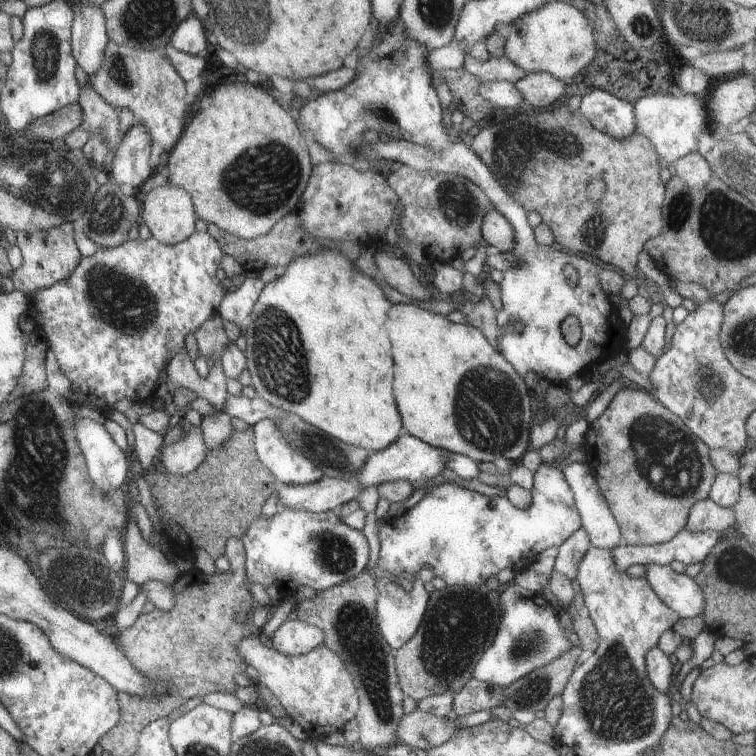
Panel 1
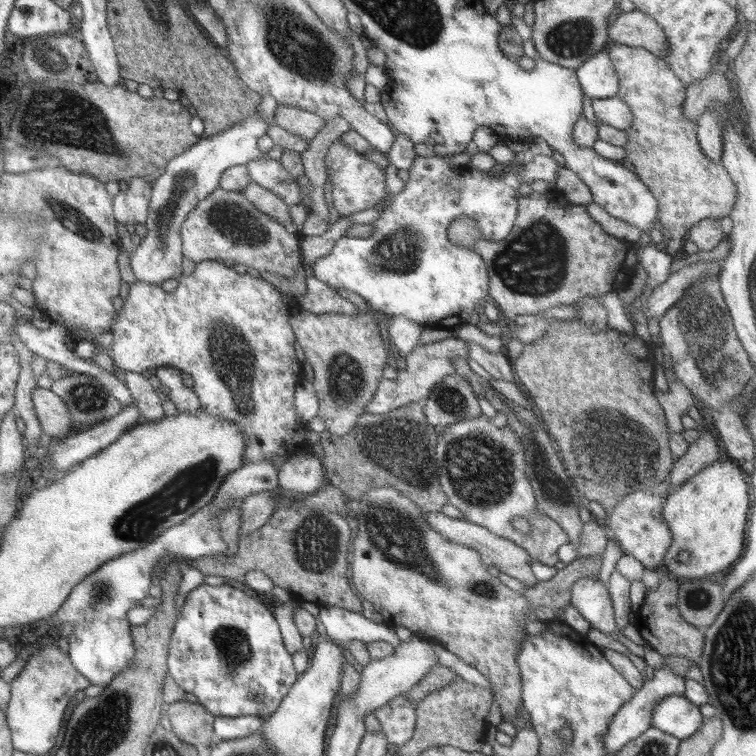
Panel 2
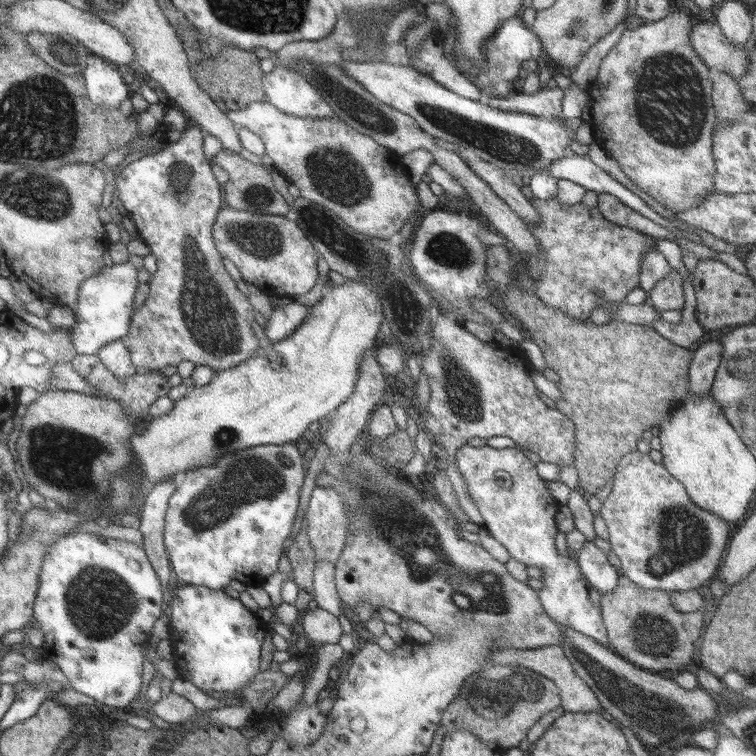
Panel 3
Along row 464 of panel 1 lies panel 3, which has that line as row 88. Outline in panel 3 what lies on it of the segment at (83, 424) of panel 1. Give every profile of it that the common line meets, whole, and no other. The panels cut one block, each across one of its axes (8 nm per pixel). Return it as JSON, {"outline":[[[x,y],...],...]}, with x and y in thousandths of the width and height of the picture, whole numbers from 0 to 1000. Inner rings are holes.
{"outline":[[[116,74],[107,97],[116,130],[130,140],[130,146],[138,146],[140,142],[157,143],[159,136],[175,123],[163,104],[161,91],[134,74]]]}

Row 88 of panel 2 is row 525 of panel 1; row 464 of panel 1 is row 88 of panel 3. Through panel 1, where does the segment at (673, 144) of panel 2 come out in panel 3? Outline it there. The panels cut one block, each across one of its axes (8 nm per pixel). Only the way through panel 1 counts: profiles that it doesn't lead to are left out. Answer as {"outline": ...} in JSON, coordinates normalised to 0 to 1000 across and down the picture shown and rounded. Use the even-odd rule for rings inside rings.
{"outline":[[[899,9],[892,17],[886,17],[881,25],[870,29],[852,29],[837,40],[825,40],[815,61],[796,78],[790,102],[784,106],[783,111],[775,114],[776,126],[782,132],[784,156],[780,159],[780,164],[787,172],[787,189],[812,206],[828,233],[849,254],[854,254],[865,265],[869,265],[873,270],[878,270],[880,275],[890,283],[919,272],[927,259],[935,259],[940,254],[940,250],[946,247],[946,234],[948,230],[947,212],[943,205],[943,173],[948,164],[942,132],[944,95],[929,82],[929,78],[914,62],[910,44],[915,40],[919,29],[921,24],[917,17],[906,9]]]}

